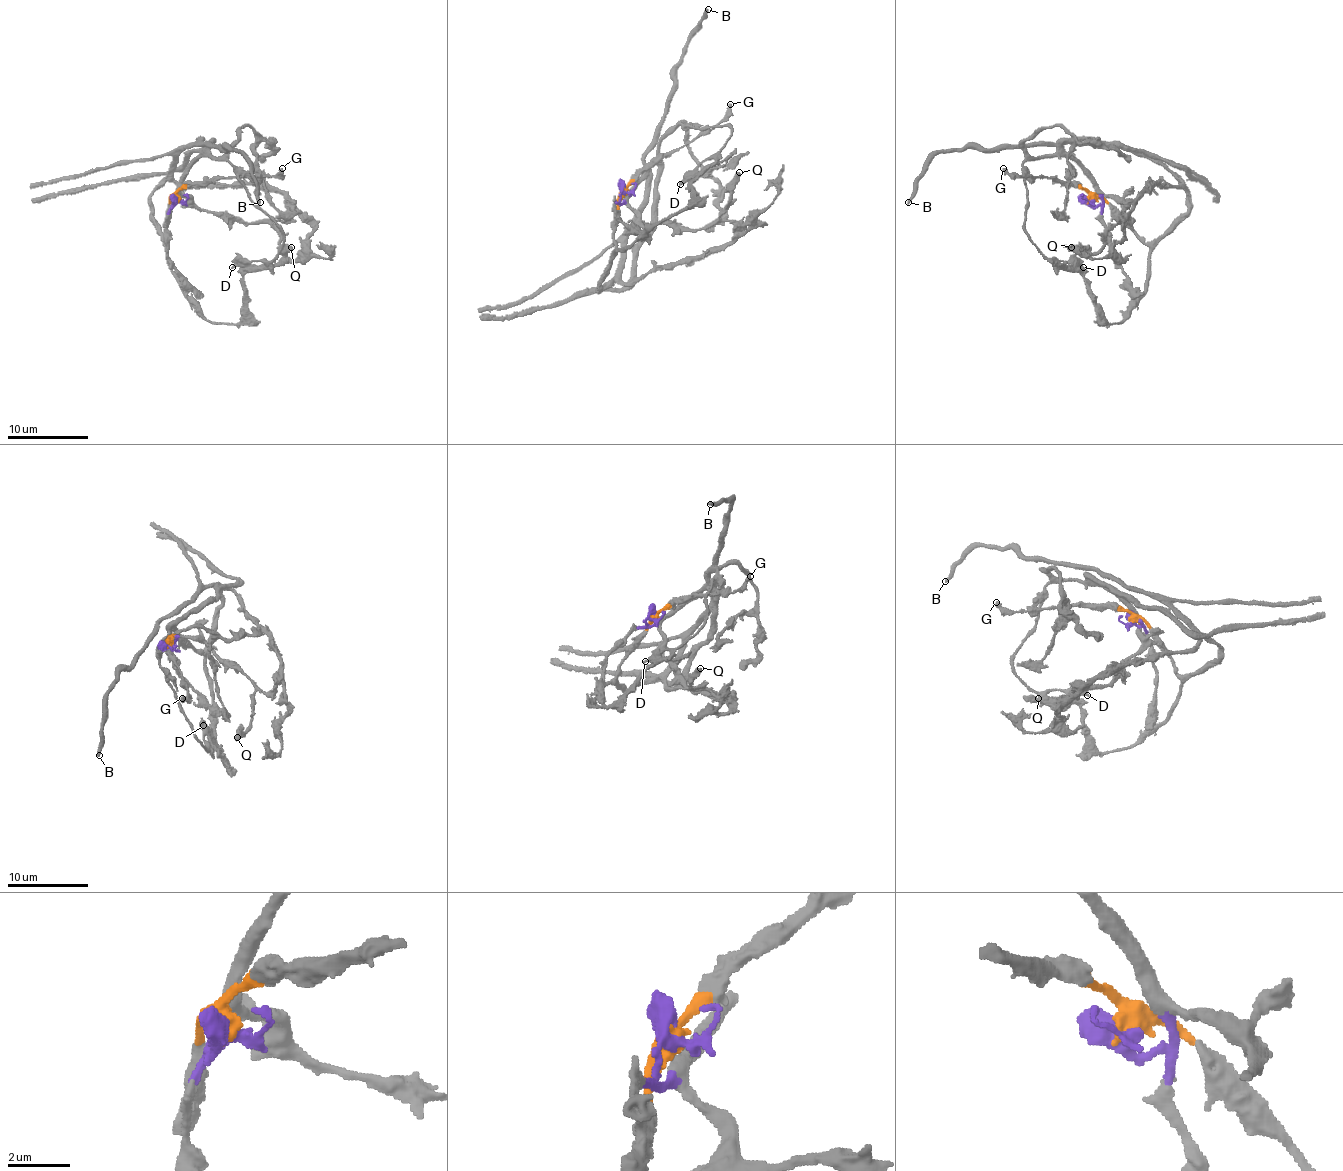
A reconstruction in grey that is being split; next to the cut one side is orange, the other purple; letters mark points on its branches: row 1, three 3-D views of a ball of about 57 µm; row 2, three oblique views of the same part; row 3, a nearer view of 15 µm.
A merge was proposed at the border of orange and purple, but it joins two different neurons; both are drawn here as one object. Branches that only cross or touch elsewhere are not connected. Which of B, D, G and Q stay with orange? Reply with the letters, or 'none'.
B, G

